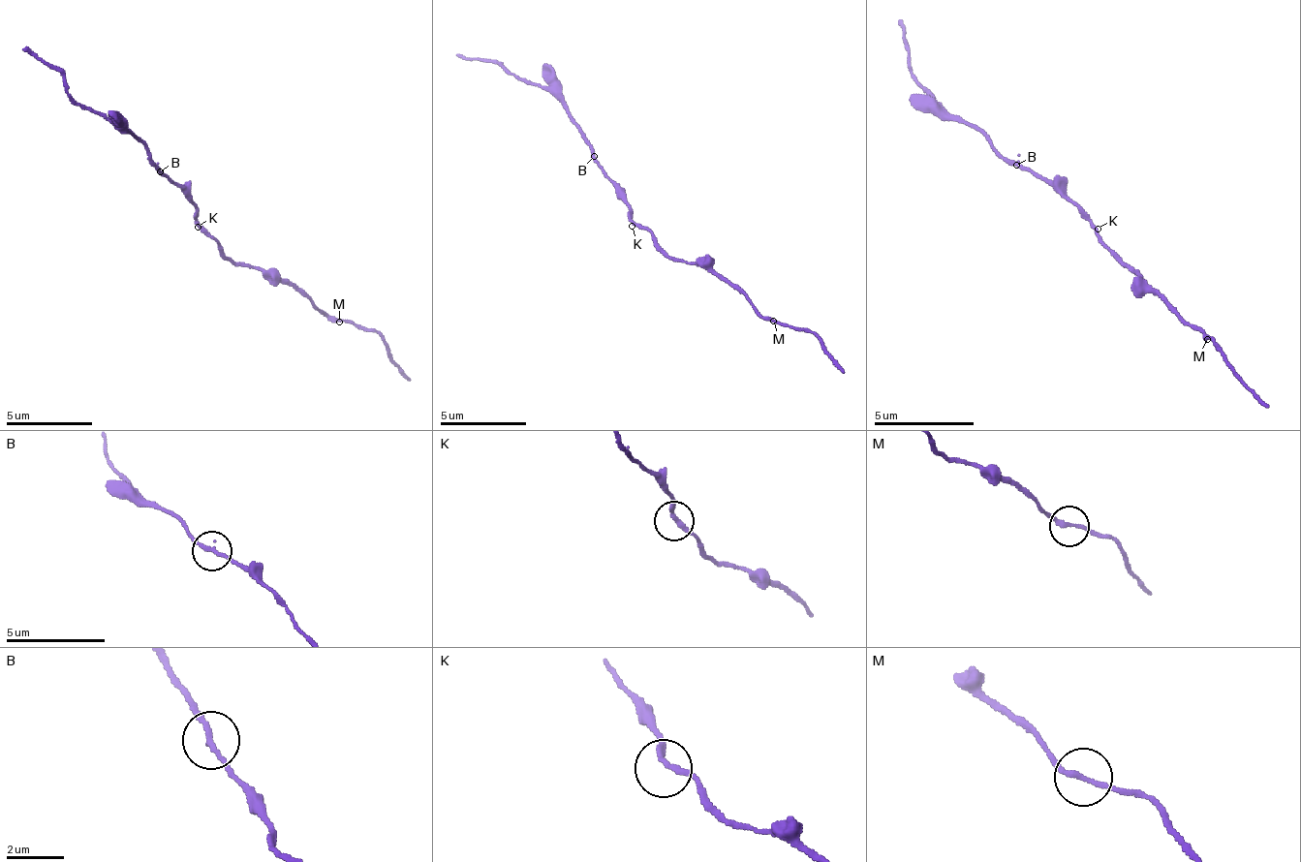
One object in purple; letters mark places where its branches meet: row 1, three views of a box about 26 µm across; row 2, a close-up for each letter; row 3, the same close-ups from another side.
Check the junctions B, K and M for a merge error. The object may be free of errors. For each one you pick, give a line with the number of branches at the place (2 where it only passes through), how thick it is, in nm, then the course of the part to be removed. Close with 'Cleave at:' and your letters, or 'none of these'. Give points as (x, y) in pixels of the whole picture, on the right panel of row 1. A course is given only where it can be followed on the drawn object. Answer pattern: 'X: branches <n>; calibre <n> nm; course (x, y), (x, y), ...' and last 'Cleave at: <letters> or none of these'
Cleave at: none of these

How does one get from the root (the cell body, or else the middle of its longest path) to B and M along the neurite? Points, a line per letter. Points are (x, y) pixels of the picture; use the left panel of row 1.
B: (201, 222), (198, 218), (198, 205), (168, 175), (159, 170)
M: (201, 222), (201, 227), (228, 257), (258, 269), (270, 269), (279, 278), (292, 283), (318, 308), (339, 322)

